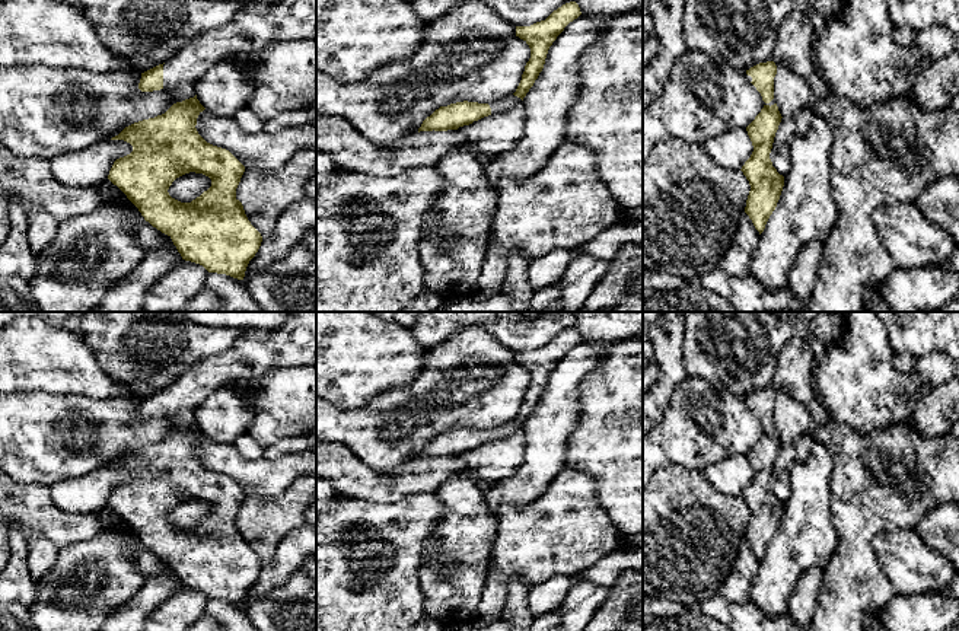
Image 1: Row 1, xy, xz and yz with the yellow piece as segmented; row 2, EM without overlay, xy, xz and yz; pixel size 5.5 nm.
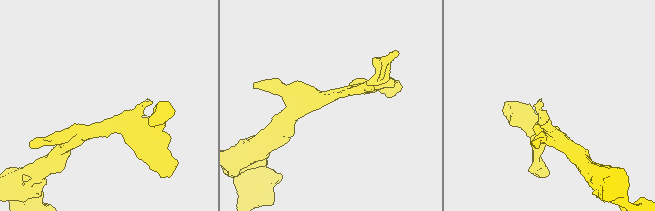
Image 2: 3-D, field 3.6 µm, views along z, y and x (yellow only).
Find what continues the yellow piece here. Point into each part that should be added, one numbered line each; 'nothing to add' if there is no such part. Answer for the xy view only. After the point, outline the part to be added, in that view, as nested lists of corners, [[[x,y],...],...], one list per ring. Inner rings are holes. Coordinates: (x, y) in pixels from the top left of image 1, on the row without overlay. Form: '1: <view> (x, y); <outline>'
1: xy (255, 351); [[[287,312],[284,324],[273,331],[248,329],[224,353],[204,357],[189,366],[169,388],[163,391],[163,415],[173,423],[175,430],[195,423],[198,407],[217,389],[235,380],[248,380],[274,369],[316,364],[316,312]]]

